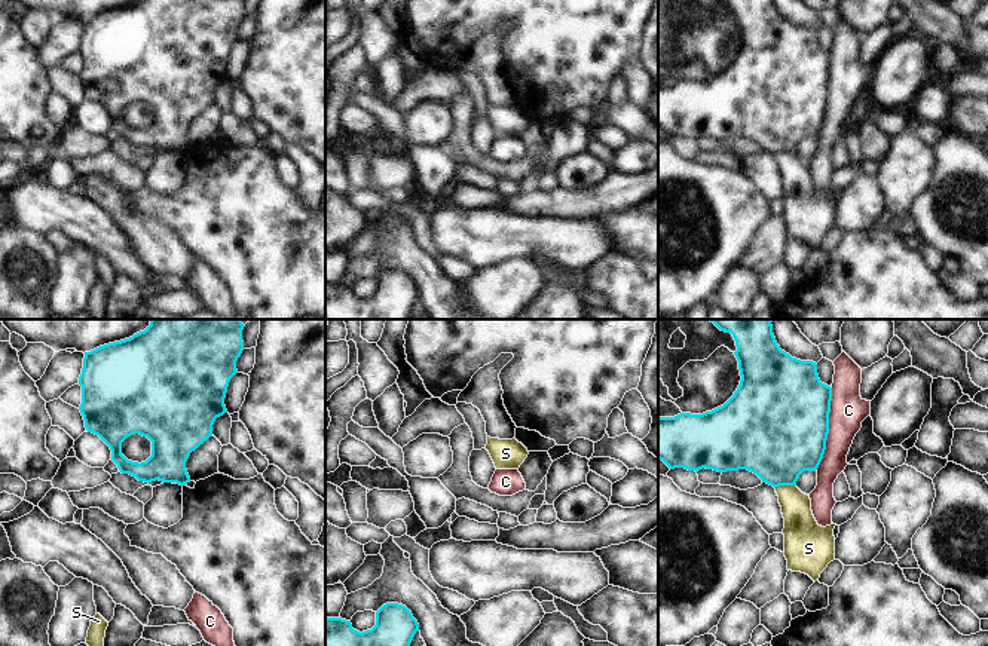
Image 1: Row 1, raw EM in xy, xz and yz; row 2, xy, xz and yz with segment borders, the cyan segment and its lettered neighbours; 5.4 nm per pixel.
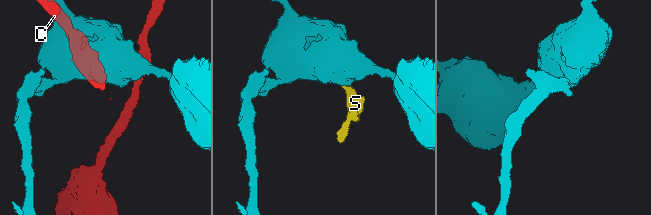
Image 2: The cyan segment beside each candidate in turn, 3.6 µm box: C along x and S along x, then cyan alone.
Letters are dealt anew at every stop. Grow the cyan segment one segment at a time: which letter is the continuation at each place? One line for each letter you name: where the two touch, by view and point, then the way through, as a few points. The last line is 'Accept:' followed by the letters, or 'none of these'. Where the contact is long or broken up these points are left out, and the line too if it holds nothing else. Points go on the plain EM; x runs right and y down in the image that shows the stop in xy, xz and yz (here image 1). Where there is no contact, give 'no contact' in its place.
Accept: none of these

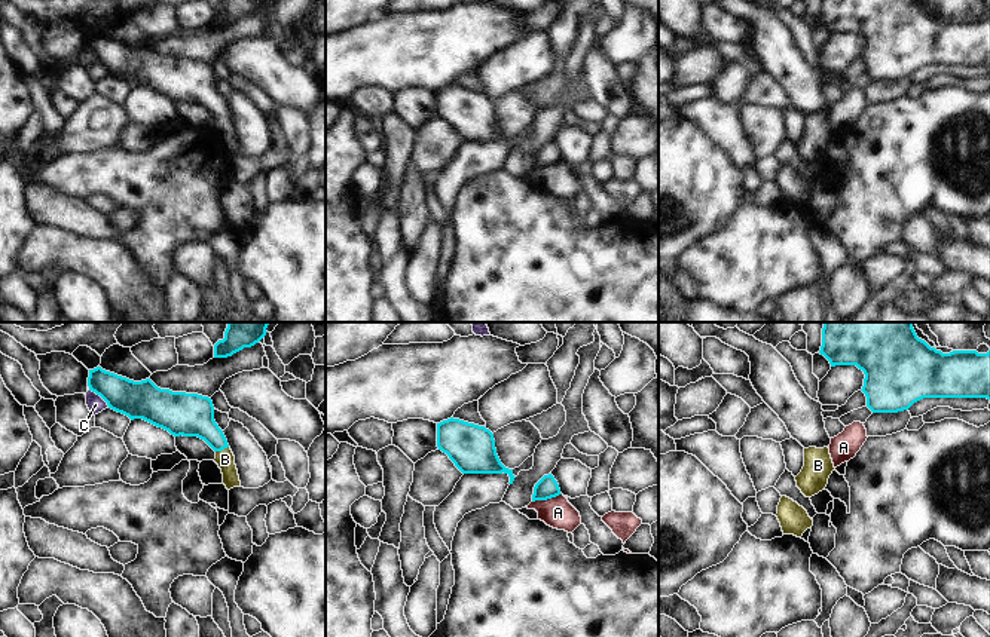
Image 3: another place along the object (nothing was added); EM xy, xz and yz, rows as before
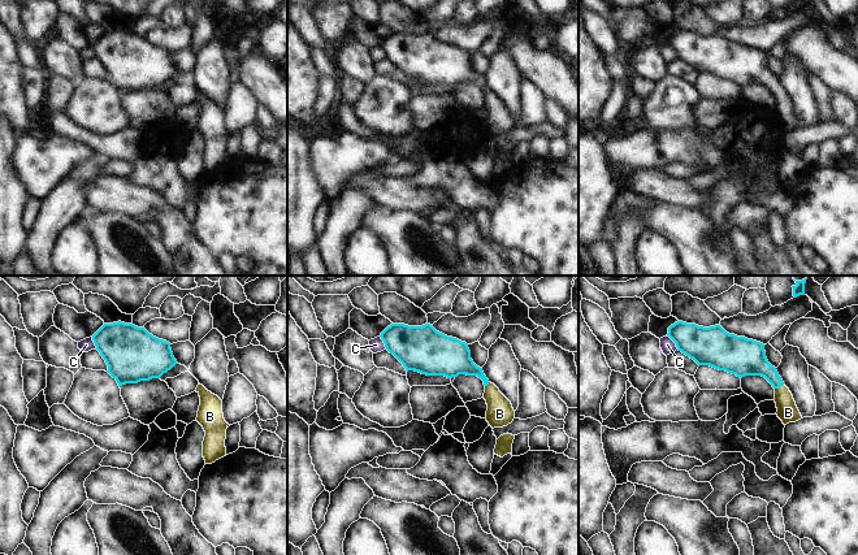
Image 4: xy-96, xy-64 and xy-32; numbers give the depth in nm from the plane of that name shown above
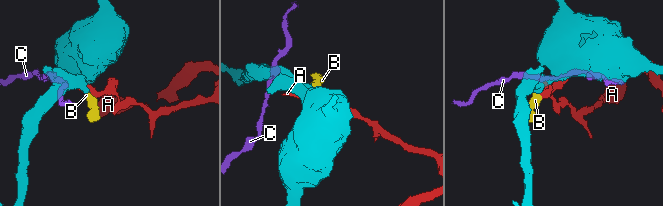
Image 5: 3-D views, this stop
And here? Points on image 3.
B: xy (222, 116) | across xy (191, 82), (222, 116), (225, 126)
Accept: B

